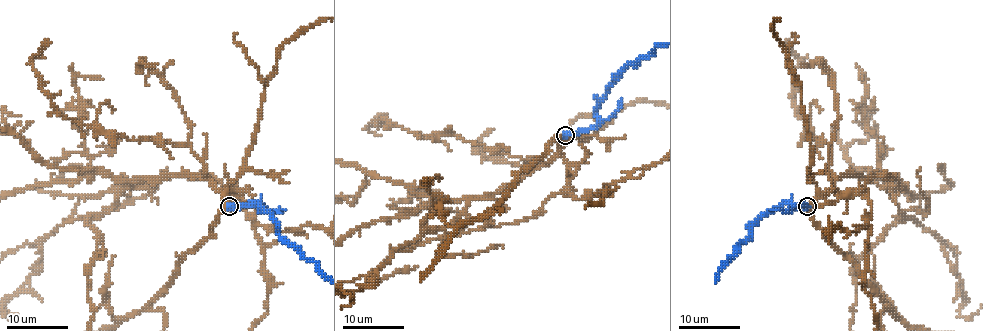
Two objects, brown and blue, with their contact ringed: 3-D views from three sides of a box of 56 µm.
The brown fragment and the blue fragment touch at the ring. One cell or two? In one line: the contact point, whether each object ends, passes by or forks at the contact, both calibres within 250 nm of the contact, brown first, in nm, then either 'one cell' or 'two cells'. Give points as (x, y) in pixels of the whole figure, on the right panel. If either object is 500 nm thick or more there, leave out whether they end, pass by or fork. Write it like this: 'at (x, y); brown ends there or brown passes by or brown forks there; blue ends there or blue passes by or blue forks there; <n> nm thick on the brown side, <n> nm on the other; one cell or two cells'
at (807, 206); 400 nm thick on the brown side, 550 nm on the other; one cell

